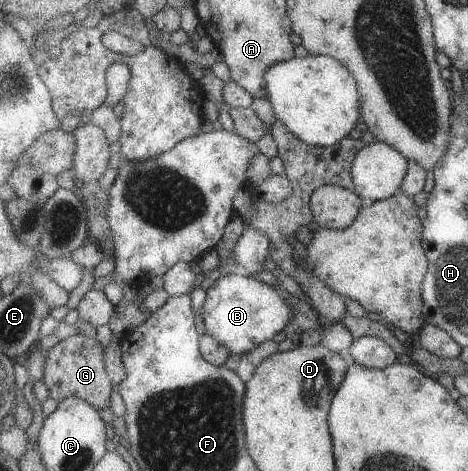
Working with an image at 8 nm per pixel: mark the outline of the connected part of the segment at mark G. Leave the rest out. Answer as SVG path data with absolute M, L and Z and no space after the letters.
M75 334L45 354L43 382L51 396L59 402L72 396L93 405L97 410L109 407L108 397L113 382L106 369L102 342L98 337L90 339L83 334Z

